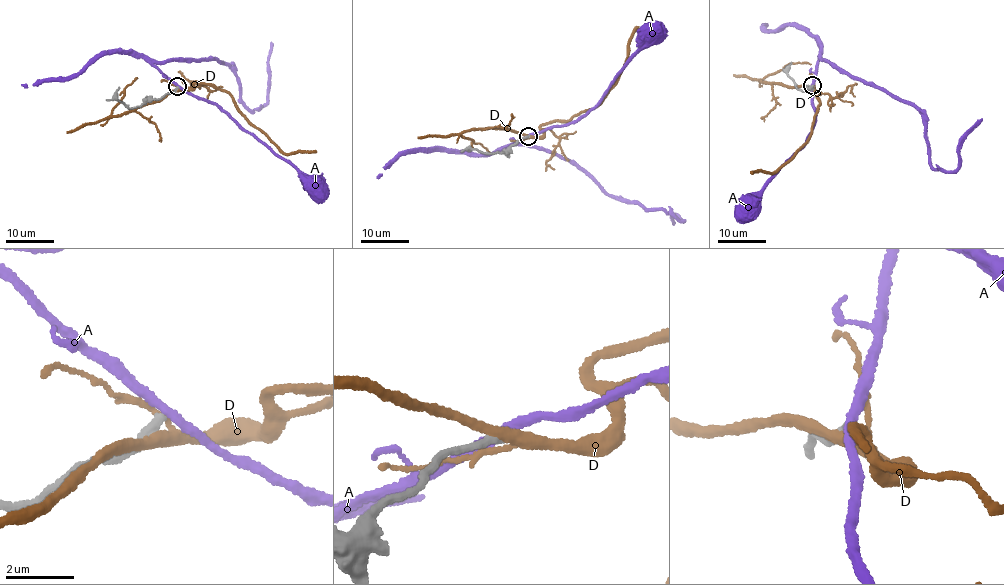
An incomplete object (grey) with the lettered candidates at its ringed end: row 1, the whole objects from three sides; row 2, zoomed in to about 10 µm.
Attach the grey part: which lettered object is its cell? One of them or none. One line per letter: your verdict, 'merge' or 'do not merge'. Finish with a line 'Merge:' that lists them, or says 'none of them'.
A: do not merge
D: do not merge
Merge: none of them

